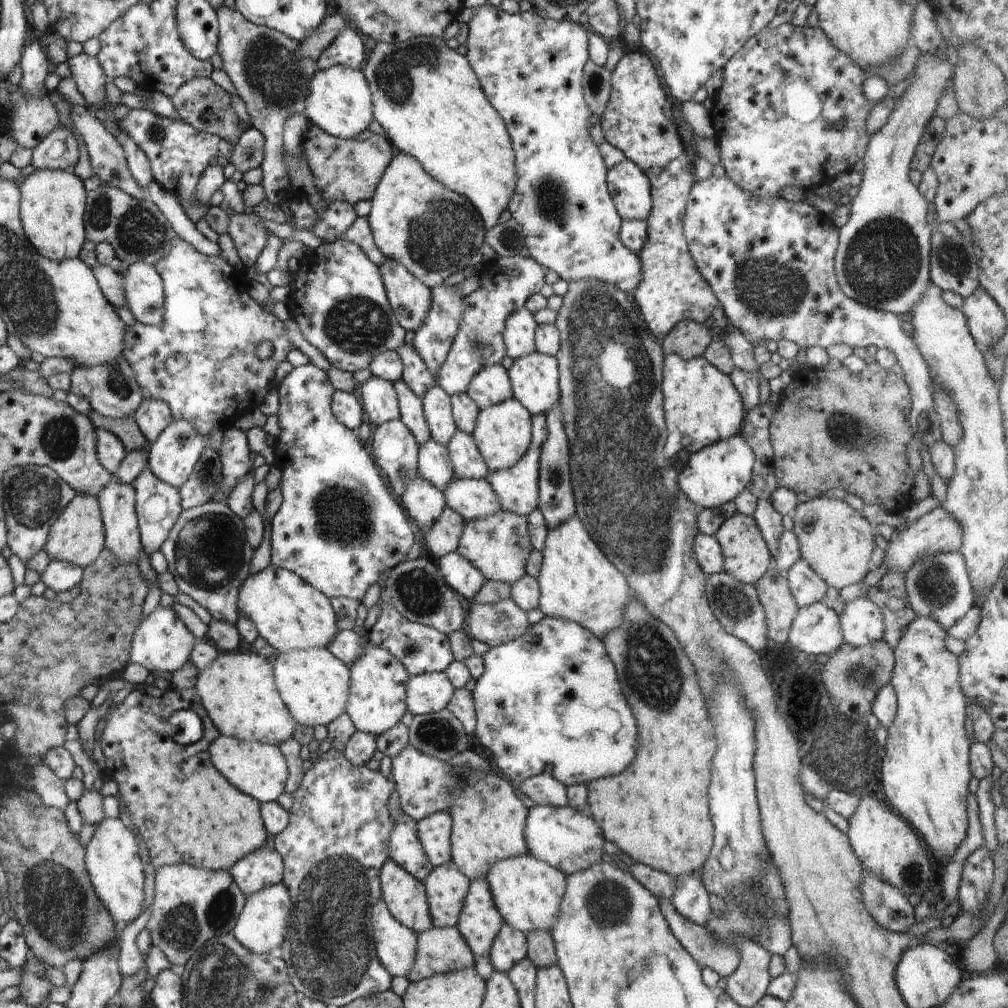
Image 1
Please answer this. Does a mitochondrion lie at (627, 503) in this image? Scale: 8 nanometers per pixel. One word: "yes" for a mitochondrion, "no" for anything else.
yes

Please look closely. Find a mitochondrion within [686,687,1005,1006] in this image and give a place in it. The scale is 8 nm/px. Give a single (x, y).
(855, 758)

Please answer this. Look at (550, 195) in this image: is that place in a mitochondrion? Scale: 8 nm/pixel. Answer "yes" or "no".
yes

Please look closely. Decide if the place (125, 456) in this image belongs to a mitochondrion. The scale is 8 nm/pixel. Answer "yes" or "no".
no

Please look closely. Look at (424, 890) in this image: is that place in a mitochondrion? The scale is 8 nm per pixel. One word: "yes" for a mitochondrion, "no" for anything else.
no

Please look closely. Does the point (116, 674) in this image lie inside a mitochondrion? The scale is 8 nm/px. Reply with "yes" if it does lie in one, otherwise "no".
no

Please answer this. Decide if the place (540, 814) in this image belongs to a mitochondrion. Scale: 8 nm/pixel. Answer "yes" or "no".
no

